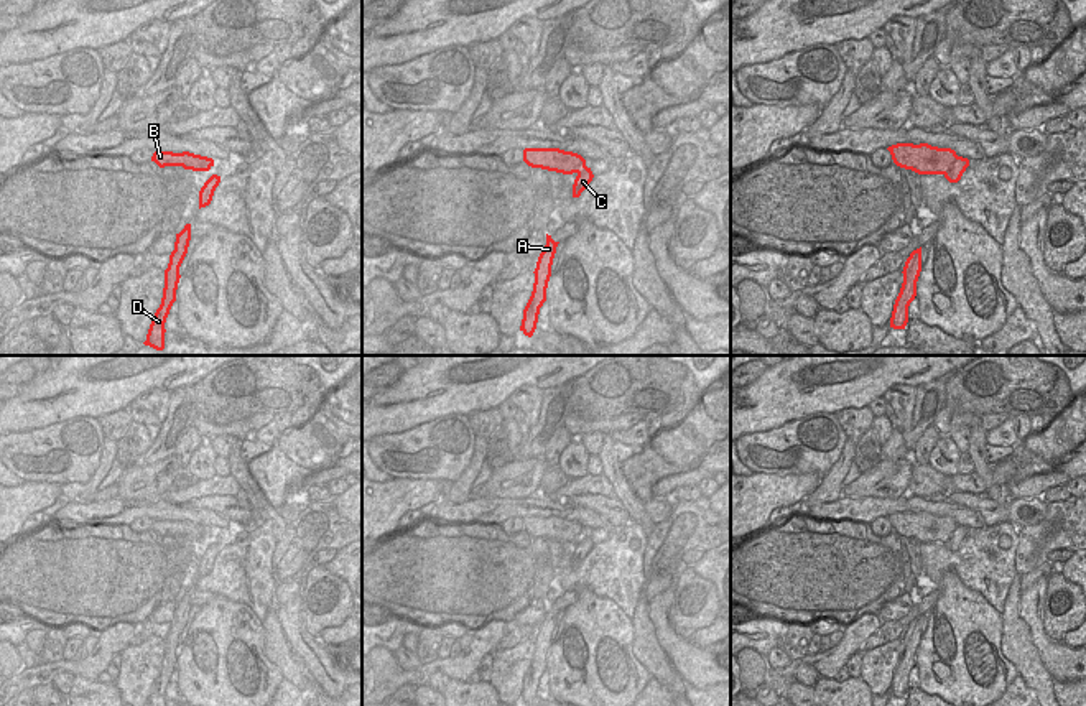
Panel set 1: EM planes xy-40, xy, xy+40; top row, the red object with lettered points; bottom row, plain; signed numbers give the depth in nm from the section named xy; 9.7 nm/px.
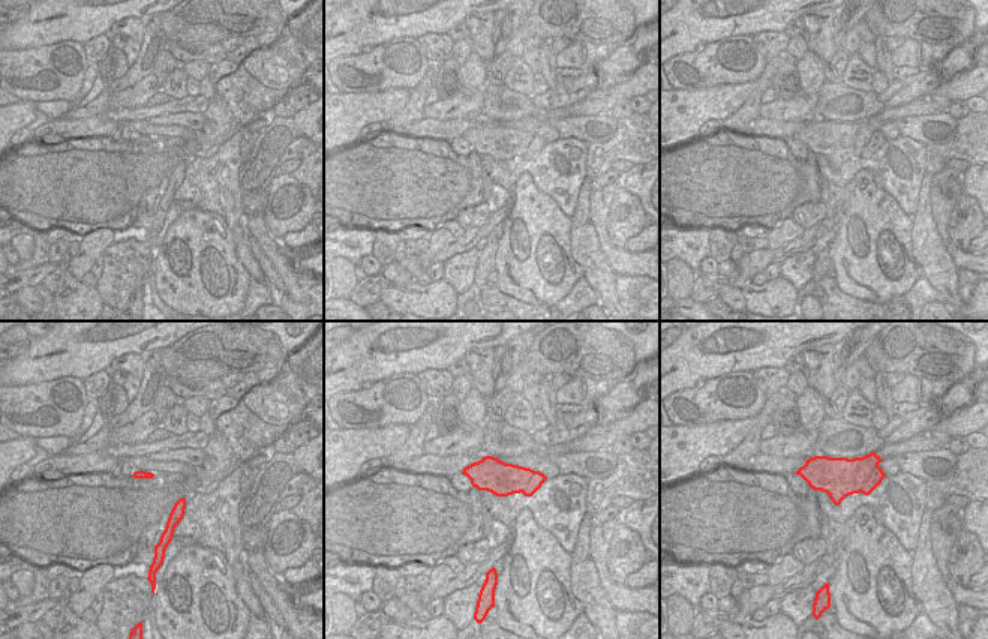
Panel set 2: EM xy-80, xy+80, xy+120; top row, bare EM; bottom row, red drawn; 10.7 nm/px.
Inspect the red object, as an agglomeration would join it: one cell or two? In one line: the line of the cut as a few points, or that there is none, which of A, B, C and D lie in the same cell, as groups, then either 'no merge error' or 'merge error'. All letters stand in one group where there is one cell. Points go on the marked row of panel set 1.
cut in xy+40 along (960, 157), (945, 175); A C D / B; merge error

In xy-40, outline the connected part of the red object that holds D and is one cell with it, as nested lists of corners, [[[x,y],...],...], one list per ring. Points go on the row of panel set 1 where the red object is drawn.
[[[186,224],[184,229],[176,234],[174,250],[171,252],[168,268],[165,270],[165,288],[161,304],[151,319],[146,341],[143,342],[145,346],[150,346],[156,351],[165,349],[165,323],[173,303],[176,301],[176,290],[181,278],[179,267],[188,253],[189,240],[191,224]]]

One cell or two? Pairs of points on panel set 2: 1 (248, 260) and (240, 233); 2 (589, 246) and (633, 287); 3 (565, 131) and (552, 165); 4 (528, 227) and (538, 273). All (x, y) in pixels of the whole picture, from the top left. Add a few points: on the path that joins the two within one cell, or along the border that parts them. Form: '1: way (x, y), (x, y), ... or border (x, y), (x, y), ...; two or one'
1: way (243, 254), (240, 239); one
2: border (615, 276), (615, 290), (621, 305); two
3: border (559, 137), (580, 138), (586, 144); two
4: way (534, 239), (534, 261); one

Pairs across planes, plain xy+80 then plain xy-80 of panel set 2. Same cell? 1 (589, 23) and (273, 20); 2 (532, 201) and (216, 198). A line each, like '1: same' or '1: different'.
1: same
2: different

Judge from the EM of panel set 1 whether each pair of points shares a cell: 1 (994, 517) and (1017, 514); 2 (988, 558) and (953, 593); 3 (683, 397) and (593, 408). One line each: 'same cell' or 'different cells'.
1: same cell
2: different cells
3: same cell

